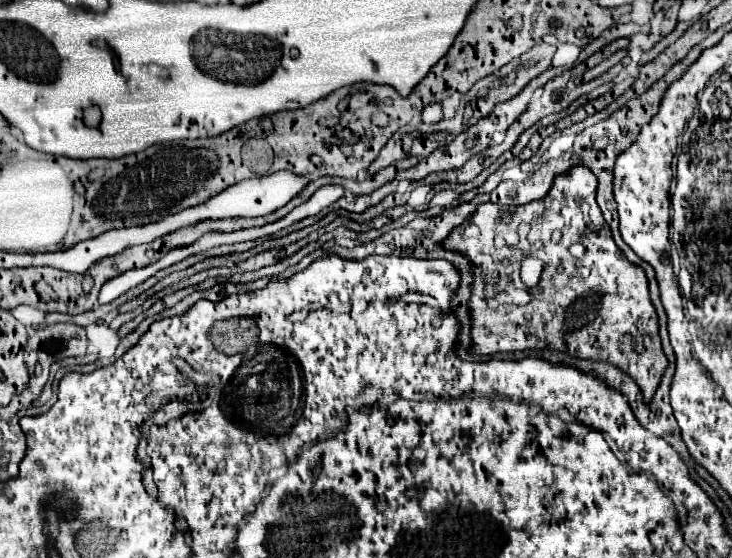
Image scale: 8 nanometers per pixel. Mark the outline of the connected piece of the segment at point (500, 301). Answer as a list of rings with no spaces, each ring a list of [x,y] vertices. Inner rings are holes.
[[[576,165],[570,171],[556,175],[554,185],[544,199],[518,207],[502,207],[494,203],[478,205],[478,209],[462,225],[454,227],[454,231],[440,243],[440,247],[464,255],[470,261],[470,269],[474,273],[474,283],[470,285],[472,297],[468,301],[472,323],[472,345],[468,347],[468,353],[492,355],[500,351],[550,349],[588,361],[612,363],[634,379],[642,391],[644,403],[650,403],[668,365],[658,337],[658,315],[648,295],[646,273],[642,267],[630,263],[614,243],[612,231],[594,199],[596,189],[598,181],[594,179],[594,173],[584,165]],[[572,243],[582,243],[586,247],[582,265],[590,267],[588,285],[586,281],[576,283],[576,277],[570,271],[572,259],[568,255],[568,247]],[[534,257],[544,261],[544,275],[536,287],[534,280],[530,280],[530,276],[534,278]],[[474,343],[478,343],[478,347],[486,347],[486,351],[474,351]]]

